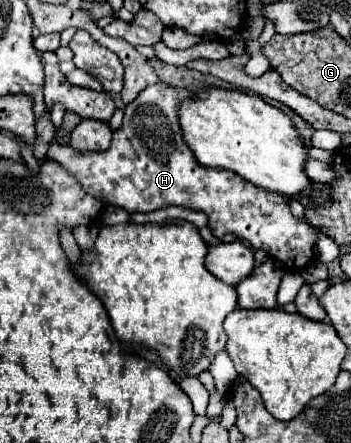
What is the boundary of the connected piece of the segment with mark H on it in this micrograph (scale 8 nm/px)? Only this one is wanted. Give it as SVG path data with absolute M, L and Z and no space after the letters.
M166 84L148 86L126 106L124 124L114 132L112 144L106 152L88 152L82 156L76 154L72 146L52 140L48 156L72 172L84 190L104 204L120 206L130 214L146 214L166 206L204 212L208 216L208 228L216 238L232 232L254 248L276 258L276 262L286 270L304 270L314 260L314 228L296 220L282 196L272 196L272 192L248 184L240 180L240 176L232 176L231 171L198 164L192 150L182 140L176 116L176 108L188 94L186 88Z

